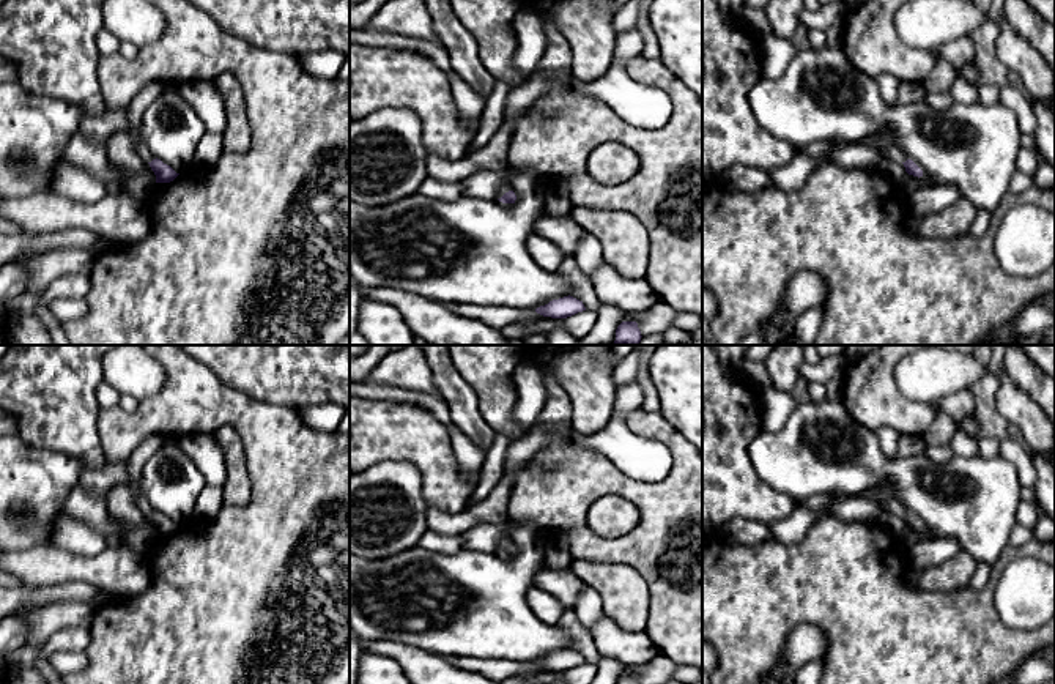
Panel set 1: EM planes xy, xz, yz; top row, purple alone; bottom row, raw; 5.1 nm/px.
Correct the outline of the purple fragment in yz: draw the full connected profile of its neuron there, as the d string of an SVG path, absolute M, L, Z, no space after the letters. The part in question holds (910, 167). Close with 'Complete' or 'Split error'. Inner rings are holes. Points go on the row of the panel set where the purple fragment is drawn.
M883 128L877 136L863 140L861 145L872 147L880 151L885 158L901 162L909 175L918 178L923 177L923 170L893 140L893 134L890 129Z. Split error

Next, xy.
M151 82L143 87L128 106L129 131L134 137L134 150L142 161L148 162L156 175L156 183L170 183L180 173L176 173L170 165L157 159L143 143L140 137L142 118L150 107L150 104L162 93L161 84Z. Split error

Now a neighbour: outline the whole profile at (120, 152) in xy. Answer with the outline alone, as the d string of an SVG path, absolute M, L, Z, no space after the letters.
M128 131L115 132L107 139L107 158L113 165L134 173L146 173L156 183L154 172L135 153Z

